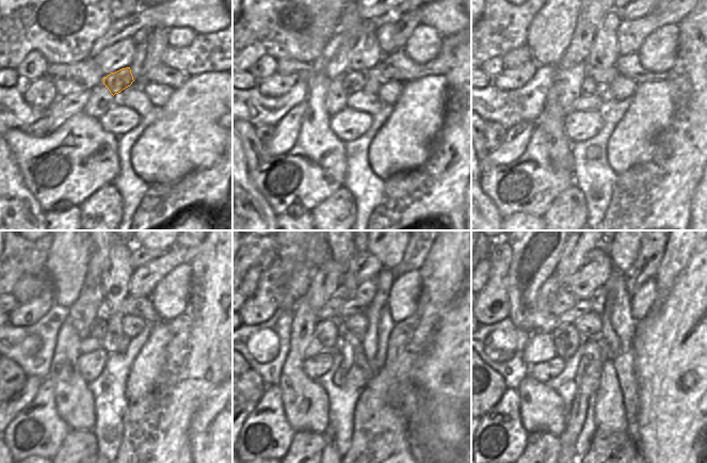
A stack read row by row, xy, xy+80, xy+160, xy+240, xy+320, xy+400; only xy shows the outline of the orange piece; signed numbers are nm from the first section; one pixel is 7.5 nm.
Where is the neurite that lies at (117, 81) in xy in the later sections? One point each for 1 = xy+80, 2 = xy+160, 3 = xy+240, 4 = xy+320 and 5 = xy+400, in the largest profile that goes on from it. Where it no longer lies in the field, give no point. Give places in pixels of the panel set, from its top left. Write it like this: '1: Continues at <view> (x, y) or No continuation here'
1: Continues at xy+80 (354, 81)
2: Continues at xy+160 (589, 86)
3: Continues at xy+240 (98, 329)
4: Continues at xy+320 (326, 331)
5: Continues at xy+400 (566, 339).

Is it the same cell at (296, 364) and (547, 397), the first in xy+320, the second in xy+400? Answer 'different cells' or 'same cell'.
same cell

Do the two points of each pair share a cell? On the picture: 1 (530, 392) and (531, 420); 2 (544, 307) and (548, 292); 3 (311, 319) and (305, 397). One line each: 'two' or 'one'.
1: one
2: one
3: one

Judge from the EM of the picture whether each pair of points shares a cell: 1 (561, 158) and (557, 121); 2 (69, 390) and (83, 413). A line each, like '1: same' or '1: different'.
1: same
2: same

